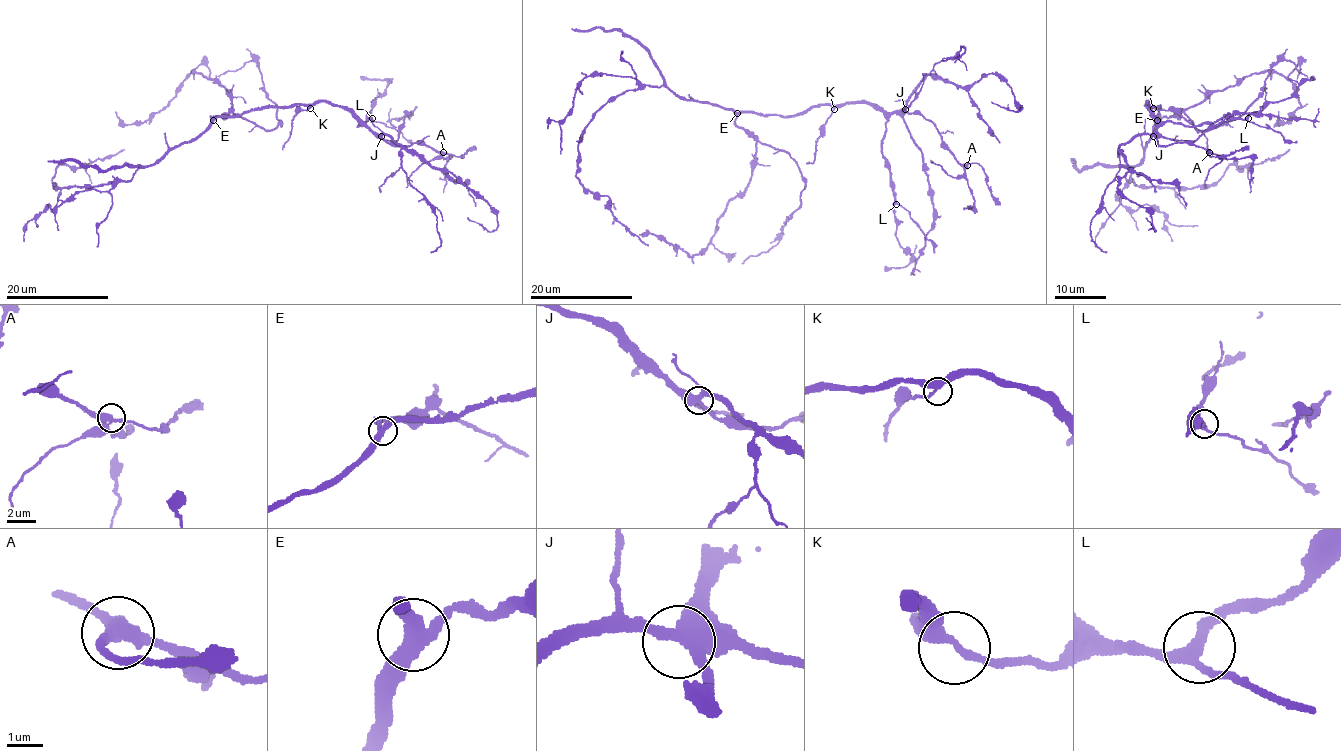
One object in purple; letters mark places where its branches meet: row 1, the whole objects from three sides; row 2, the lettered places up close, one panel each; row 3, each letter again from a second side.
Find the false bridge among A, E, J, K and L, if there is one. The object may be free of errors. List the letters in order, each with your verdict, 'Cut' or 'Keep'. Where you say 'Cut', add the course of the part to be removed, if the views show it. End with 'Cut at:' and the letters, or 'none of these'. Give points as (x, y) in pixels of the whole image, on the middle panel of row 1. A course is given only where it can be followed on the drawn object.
A: Keep
E: Keep
J: Keep
K: Keep
L: Keep
Cut at: none of these

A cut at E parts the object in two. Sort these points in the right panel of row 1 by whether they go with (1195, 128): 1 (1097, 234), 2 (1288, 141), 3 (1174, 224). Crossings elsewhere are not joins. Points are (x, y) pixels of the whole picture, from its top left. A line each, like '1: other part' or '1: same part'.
1: other part
2: same part
3: other part

